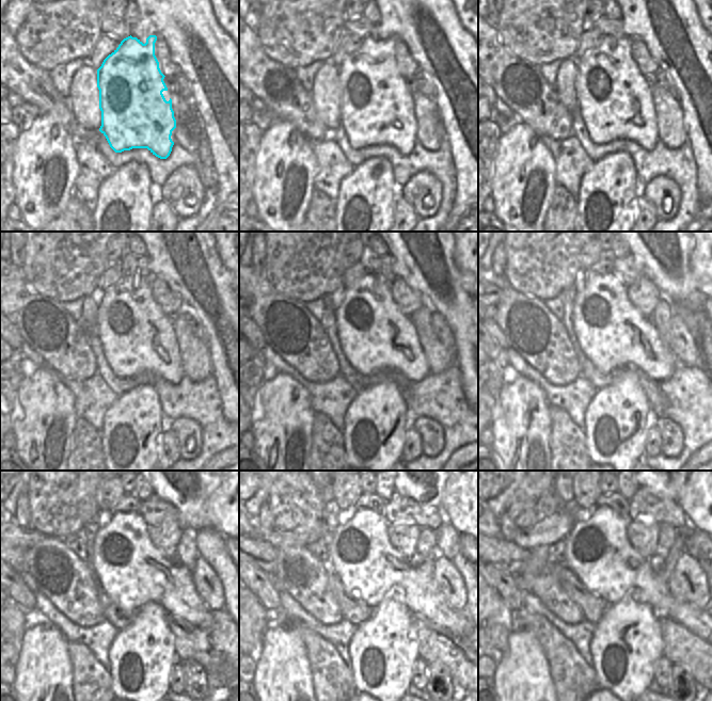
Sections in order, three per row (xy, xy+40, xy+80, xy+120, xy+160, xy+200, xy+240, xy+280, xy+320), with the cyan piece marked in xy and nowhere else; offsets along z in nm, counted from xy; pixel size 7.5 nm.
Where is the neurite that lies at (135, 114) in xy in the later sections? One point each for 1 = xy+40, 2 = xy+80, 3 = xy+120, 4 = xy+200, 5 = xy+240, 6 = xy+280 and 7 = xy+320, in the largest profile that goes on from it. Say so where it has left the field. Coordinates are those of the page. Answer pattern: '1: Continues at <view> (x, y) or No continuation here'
1: Continues at xy+40 (373, 110)
2: Continues at xy+80 (608, 83)
3: Continues at xy+120 (129, 322)
4: Continues at xy+200 (606, 325)
5: Continues at xy+240 (128, 568)
6: Continues at xy+280 (361, 555)
7: Continues at xy+320 (598, 552)

